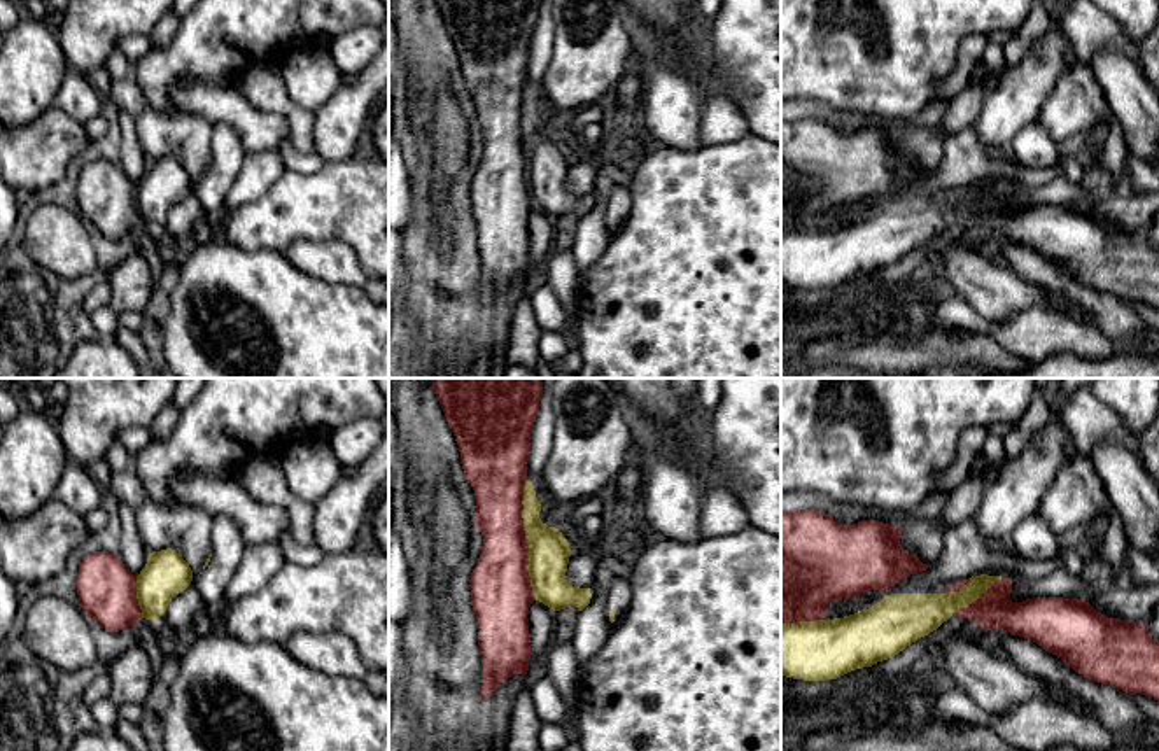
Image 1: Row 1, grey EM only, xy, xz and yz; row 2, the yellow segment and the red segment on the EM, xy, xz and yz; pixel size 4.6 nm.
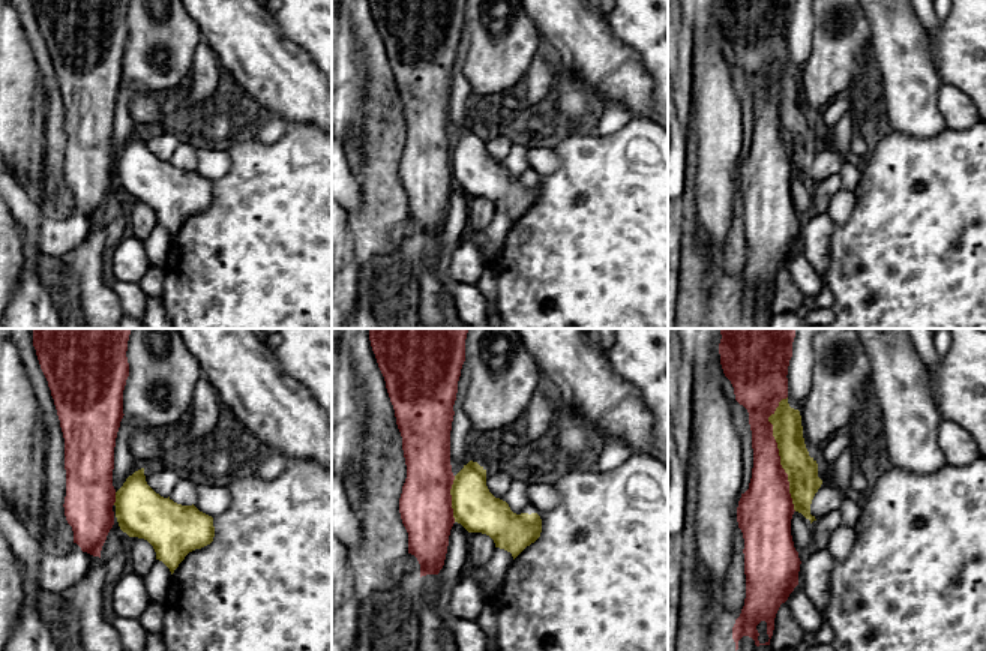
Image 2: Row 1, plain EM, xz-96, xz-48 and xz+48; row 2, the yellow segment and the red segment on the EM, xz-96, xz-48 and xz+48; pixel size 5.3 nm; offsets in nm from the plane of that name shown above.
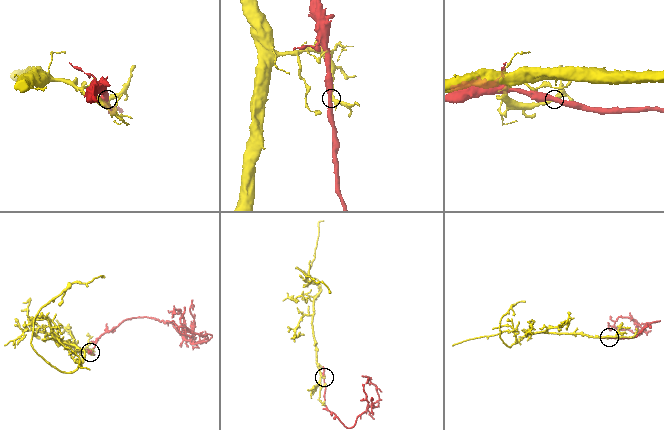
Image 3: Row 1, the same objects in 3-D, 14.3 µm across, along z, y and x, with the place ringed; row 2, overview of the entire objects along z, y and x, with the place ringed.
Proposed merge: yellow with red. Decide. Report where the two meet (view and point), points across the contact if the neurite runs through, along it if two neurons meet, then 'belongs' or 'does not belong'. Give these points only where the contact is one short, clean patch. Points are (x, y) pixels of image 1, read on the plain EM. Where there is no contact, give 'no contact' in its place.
meets yellow in xz at (527, 146); does not belong

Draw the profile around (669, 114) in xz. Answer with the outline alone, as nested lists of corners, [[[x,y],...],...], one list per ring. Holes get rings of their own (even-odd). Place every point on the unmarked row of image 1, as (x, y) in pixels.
[[[627,12],[630,65],[643,89],[637,130],[651,147],[704,147],[700,123],[706,91],[669,49],[669,35]]]

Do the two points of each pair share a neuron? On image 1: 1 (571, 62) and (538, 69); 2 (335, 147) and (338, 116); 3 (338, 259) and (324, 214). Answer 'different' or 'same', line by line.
1: different
2: same
3: different

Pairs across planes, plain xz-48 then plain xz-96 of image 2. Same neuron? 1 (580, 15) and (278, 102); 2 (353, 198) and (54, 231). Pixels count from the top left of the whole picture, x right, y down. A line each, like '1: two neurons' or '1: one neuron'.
1: one neuron
2: one neuron

